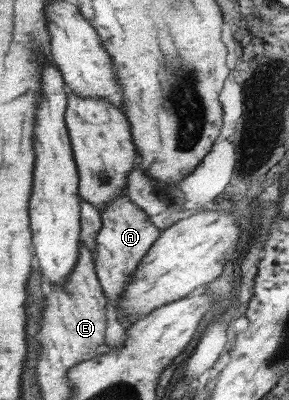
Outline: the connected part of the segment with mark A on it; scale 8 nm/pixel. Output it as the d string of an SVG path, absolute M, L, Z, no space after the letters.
M121 194L115 202L111 202L102 214L103 228L97 236L97 255L94 256L99 280L109 296L110 304L117 308L121 304L125 288L131 284L143 258L154 248L162 230L157 228L151 216L137 205L128 194Z

